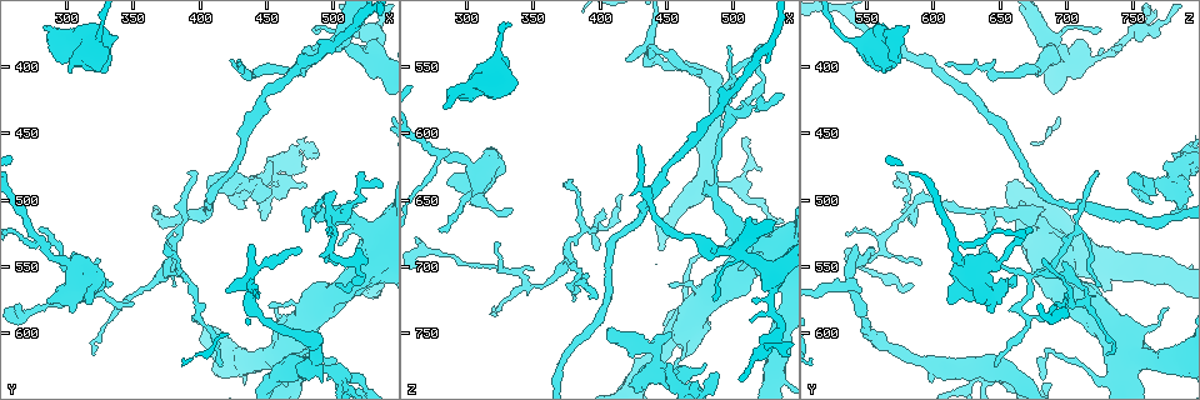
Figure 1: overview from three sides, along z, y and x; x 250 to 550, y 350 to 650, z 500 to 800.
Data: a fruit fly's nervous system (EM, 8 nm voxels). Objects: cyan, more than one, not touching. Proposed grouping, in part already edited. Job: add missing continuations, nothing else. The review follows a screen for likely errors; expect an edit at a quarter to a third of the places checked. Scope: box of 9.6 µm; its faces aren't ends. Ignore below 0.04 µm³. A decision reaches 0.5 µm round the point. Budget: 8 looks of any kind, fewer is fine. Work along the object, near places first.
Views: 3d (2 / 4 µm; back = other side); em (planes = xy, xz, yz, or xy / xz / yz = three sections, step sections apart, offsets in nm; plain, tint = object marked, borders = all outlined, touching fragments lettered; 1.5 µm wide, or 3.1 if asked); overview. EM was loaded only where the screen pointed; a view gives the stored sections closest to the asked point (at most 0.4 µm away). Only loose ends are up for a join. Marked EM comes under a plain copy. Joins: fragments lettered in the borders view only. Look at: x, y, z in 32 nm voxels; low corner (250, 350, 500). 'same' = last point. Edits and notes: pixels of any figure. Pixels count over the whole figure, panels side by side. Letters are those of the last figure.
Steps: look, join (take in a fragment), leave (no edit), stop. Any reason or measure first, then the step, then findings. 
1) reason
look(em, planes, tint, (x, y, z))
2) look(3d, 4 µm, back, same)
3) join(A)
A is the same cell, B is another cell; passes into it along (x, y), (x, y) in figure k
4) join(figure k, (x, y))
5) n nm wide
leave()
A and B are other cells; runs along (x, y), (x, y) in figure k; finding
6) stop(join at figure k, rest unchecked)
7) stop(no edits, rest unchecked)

branch stops here
look(3d, 2 µm, (422, 566, 548))

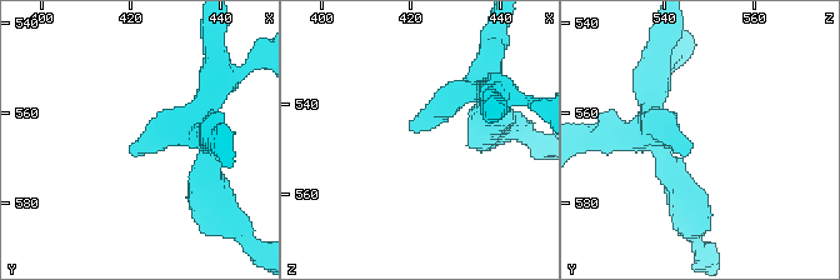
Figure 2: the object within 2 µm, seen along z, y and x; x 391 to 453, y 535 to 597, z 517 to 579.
now the EM
look(em, xz, step 4, borders, (420, 569, 546))

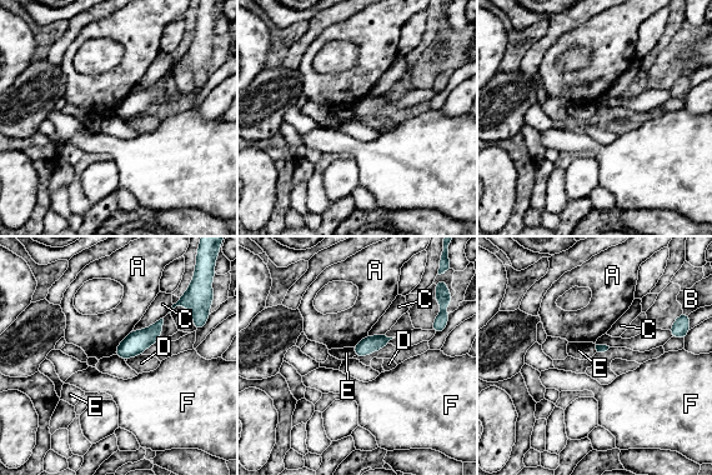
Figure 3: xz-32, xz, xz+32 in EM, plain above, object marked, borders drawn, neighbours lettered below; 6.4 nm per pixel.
leave()
A, B, C, D, E and F are other cells; border along (352, 348), (355, 355) in figure 3; none of them fits

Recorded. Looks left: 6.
an open end
look(3d, 4 µm, (284, 372, 580))

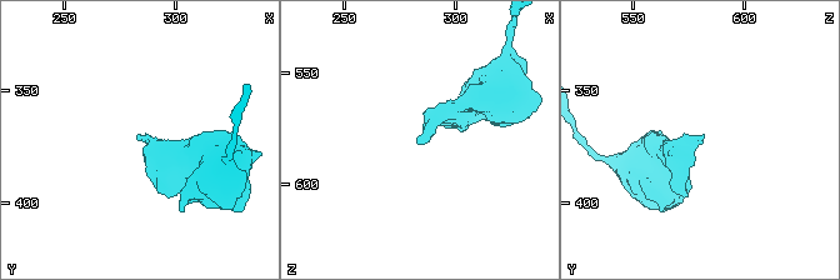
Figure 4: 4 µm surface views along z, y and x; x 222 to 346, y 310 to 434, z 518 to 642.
need the tissue
look(em, planes, borders, (285, 369, 582))

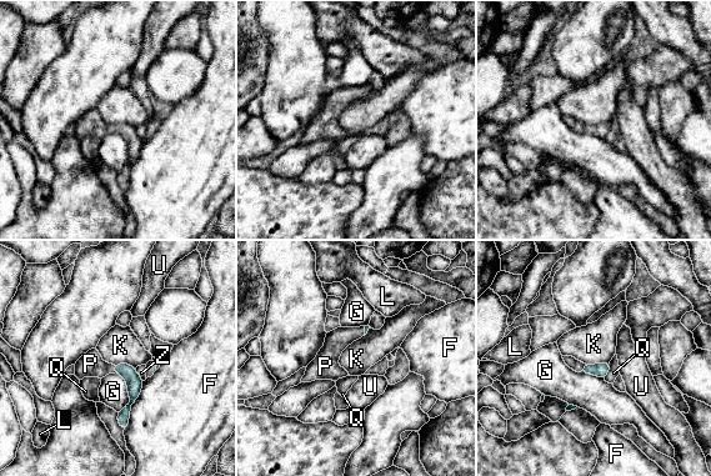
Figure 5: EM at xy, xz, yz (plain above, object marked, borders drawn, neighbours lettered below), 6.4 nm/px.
F touches over 360 nm
join(P)
P is the same cell, F, G, K, L, Q, U and Z are other cells; passes into it along (135, 382), (114, 369), (90, 365) in figure 5; it goes on there

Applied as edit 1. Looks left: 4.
redraw
look(overview)

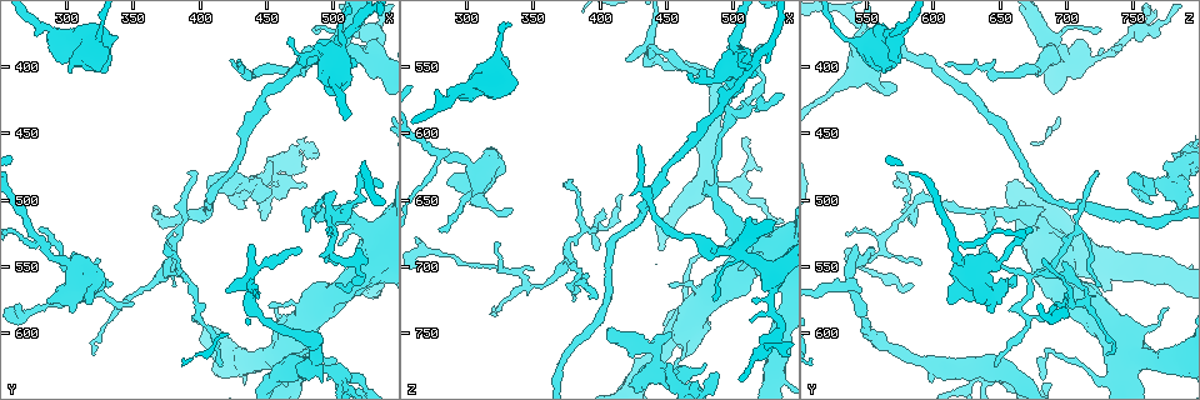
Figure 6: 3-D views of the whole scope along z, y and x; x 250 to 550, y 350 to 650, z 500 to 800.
free end
look(em, xz, step 8, tint, (316, 576, 610))

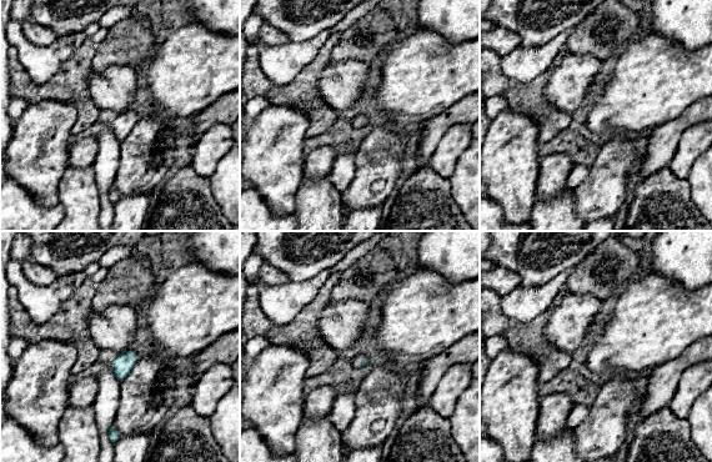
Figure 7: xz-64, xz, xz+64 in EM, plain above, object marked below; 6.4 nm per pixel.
look(em, planes, borders, same)

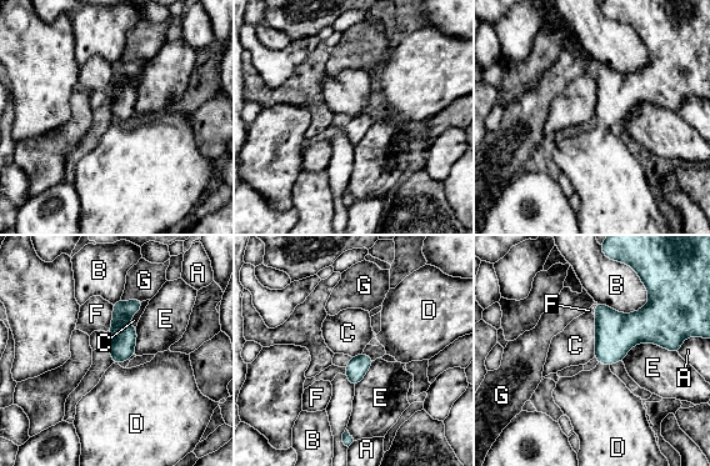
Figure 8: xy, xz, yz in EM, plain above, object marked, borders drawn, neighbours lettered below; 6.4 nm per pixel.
140 nm wide
join(D)
D is the same cell, A, B, C, E, F and G are other cells; it goes on there

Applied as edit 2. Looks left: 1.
stop(join at figure 5, join at figure 8, rest unchecked)

